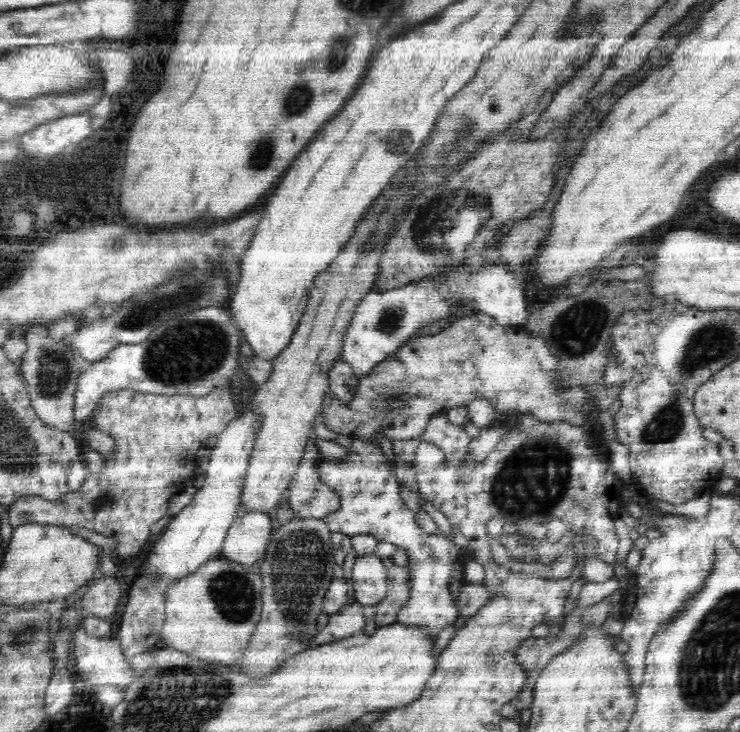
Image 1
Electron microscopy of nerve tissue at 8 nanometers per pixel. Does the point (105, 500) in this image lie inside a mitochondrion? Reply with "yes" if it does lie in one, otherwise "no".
yes

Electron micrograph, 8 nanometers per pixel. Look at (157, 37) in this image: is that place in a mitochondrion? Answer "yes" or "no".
no

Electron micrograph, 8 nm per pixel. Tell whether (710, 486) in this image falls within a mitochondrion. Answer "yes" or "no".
no

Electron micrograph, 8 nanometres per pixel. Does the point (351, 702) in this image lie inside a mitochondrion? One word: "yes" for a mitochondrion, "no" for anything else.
no

